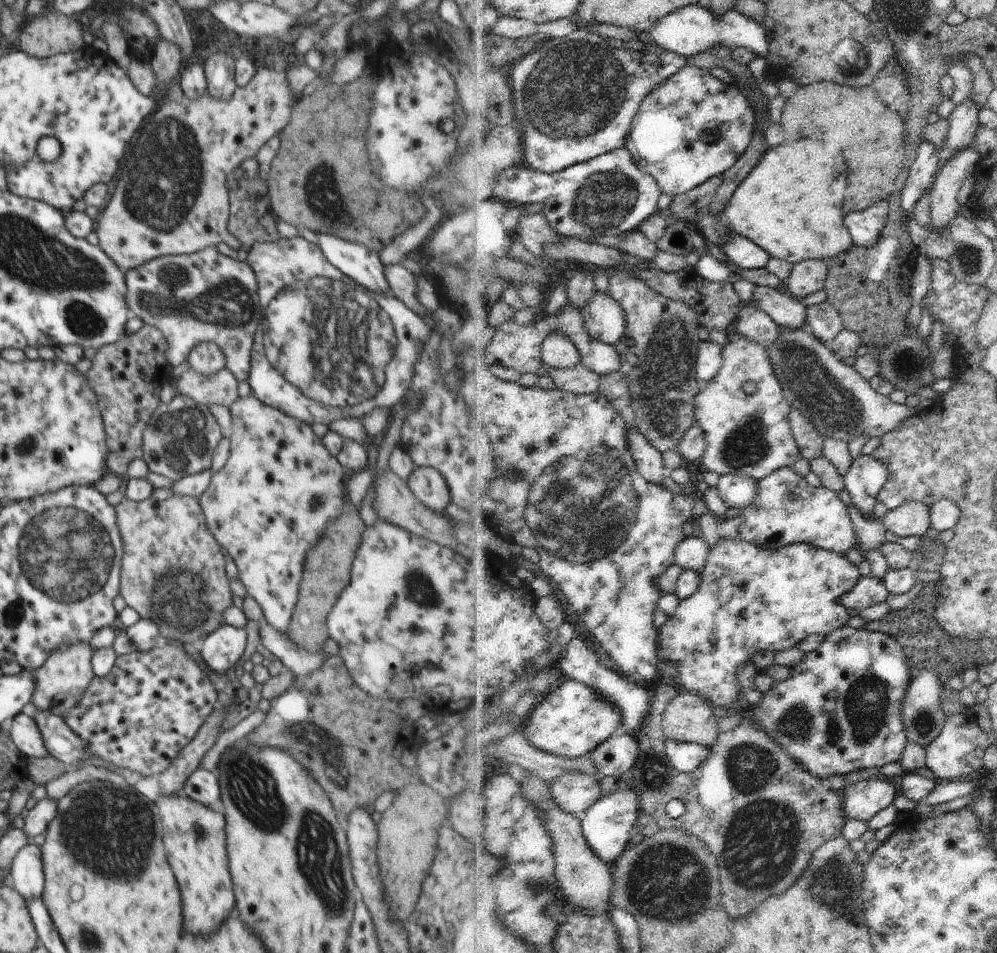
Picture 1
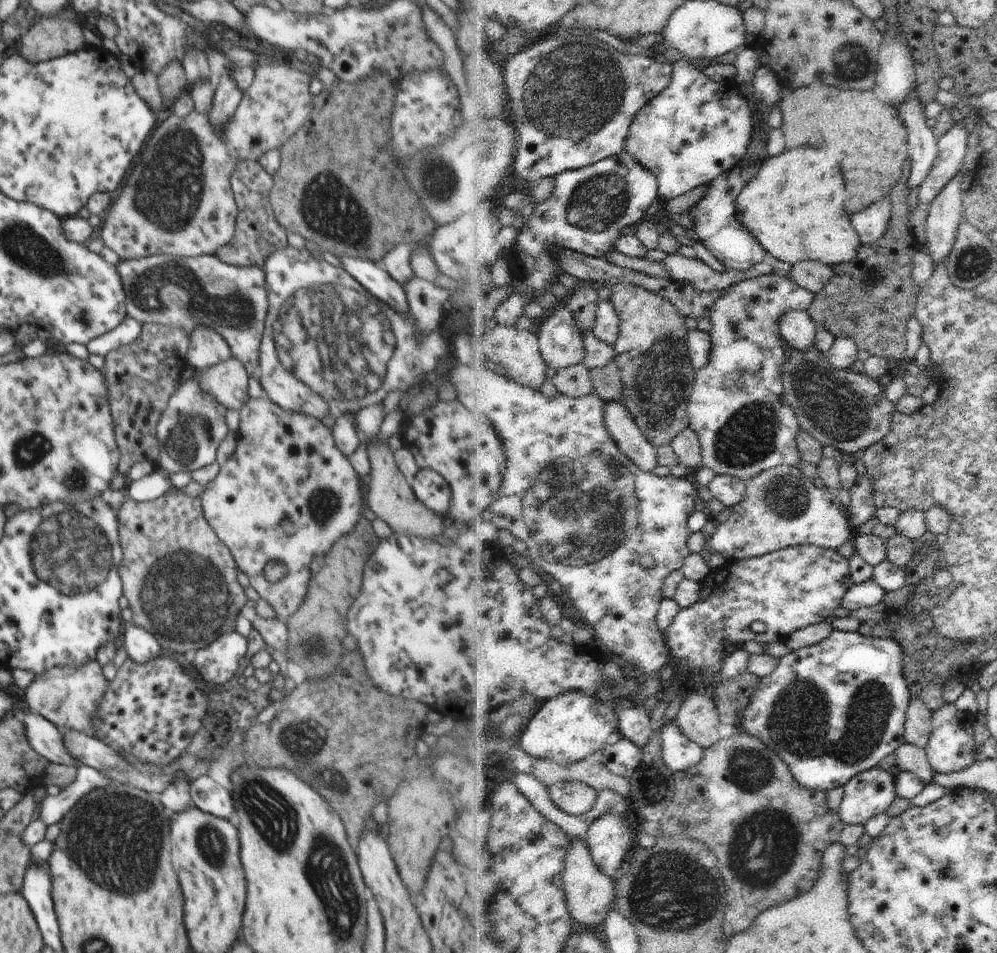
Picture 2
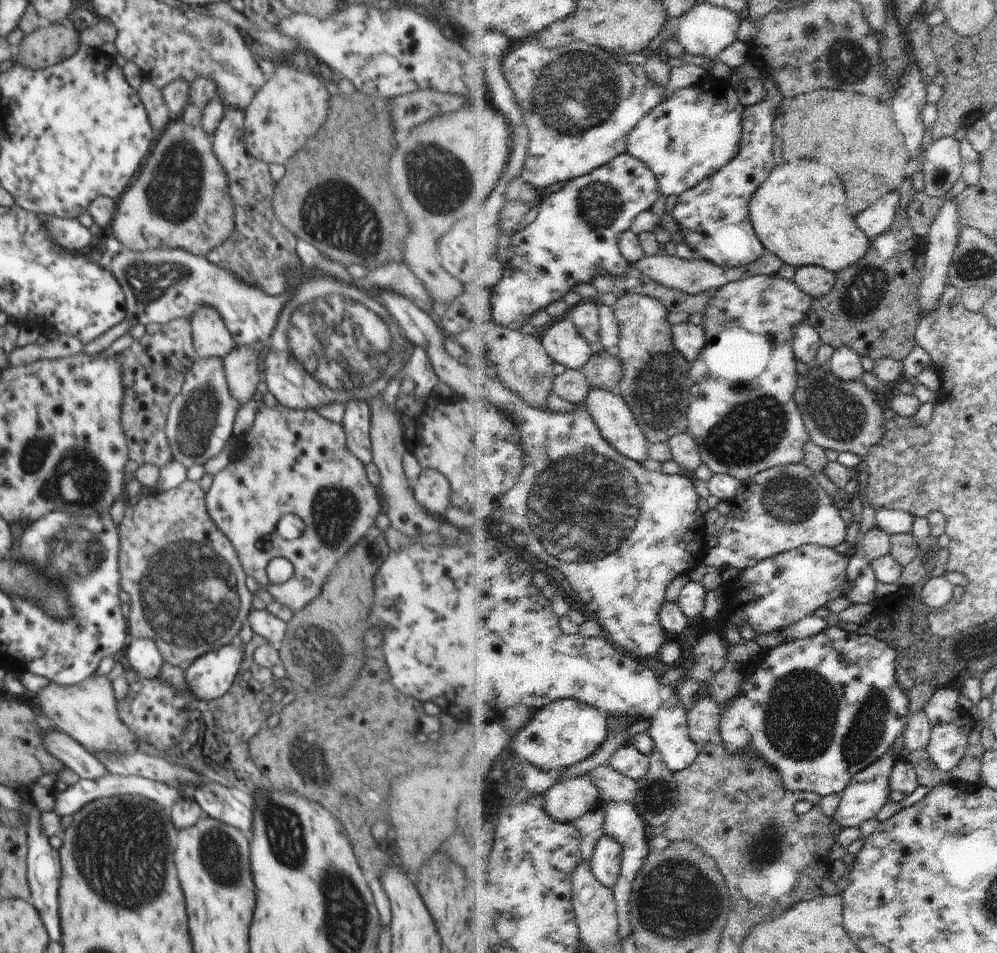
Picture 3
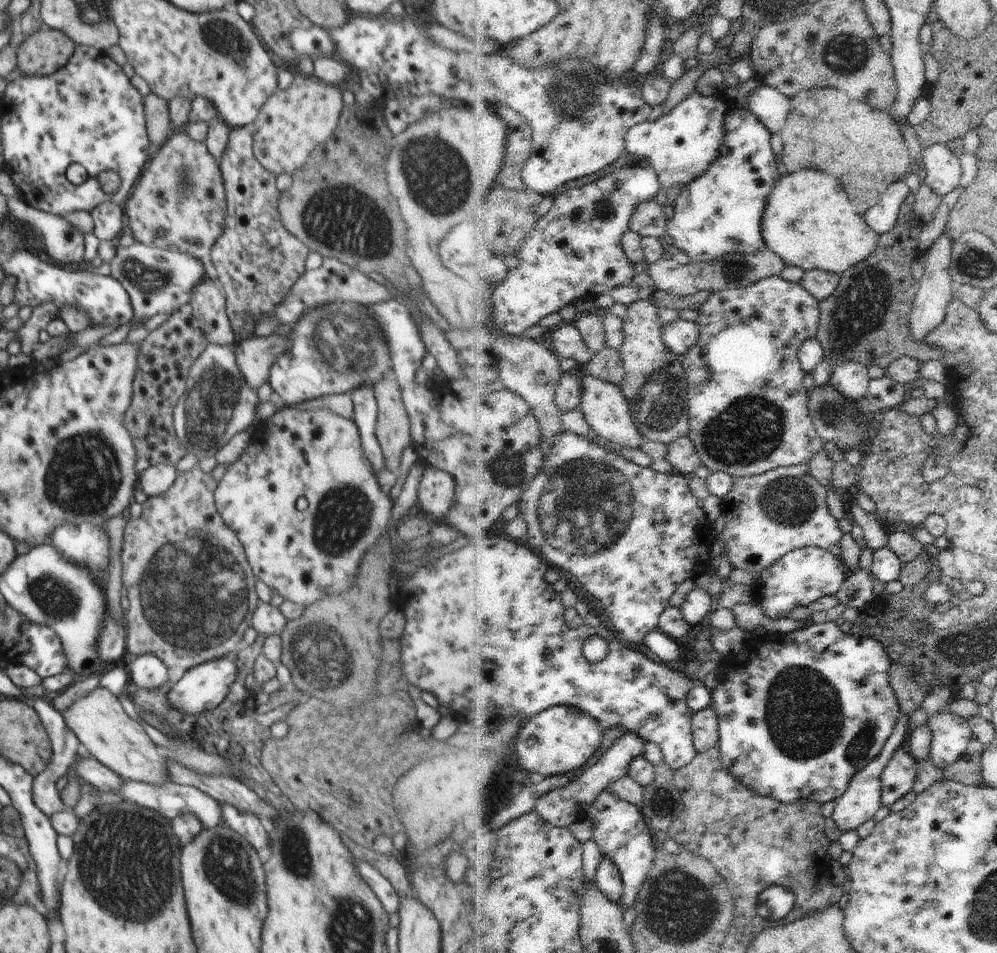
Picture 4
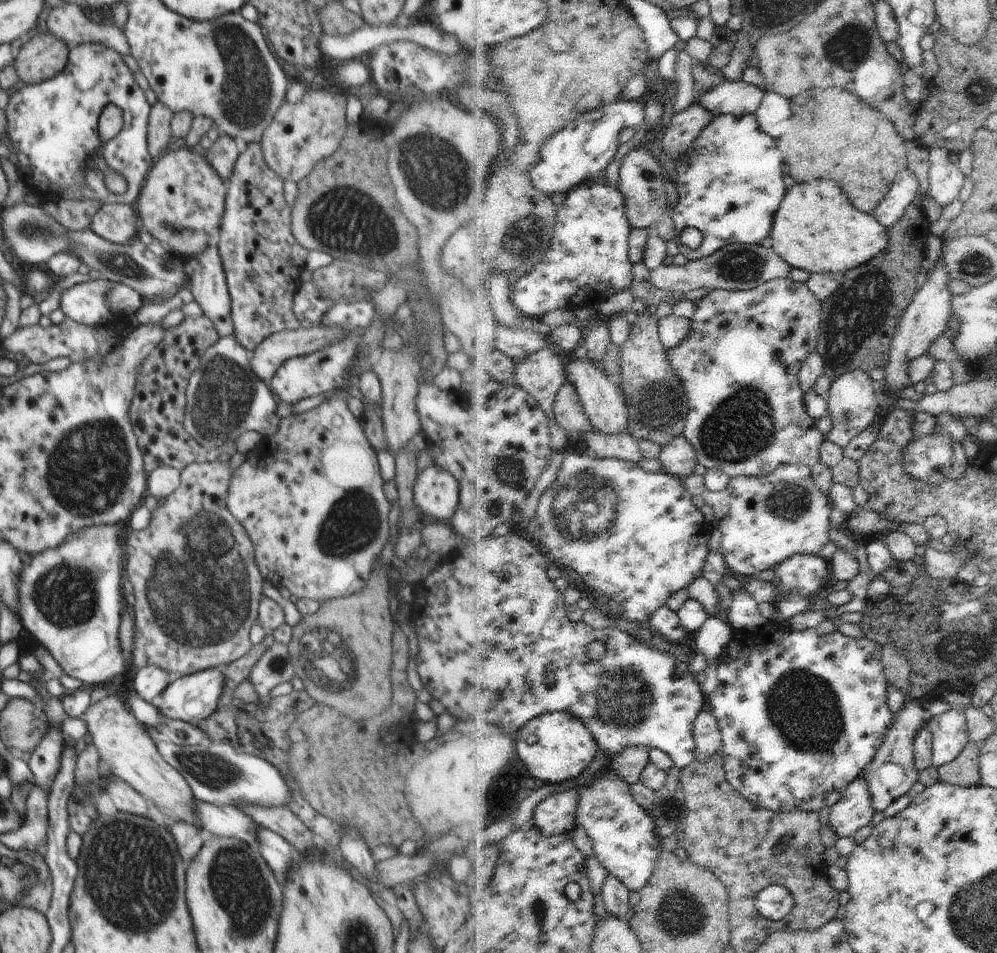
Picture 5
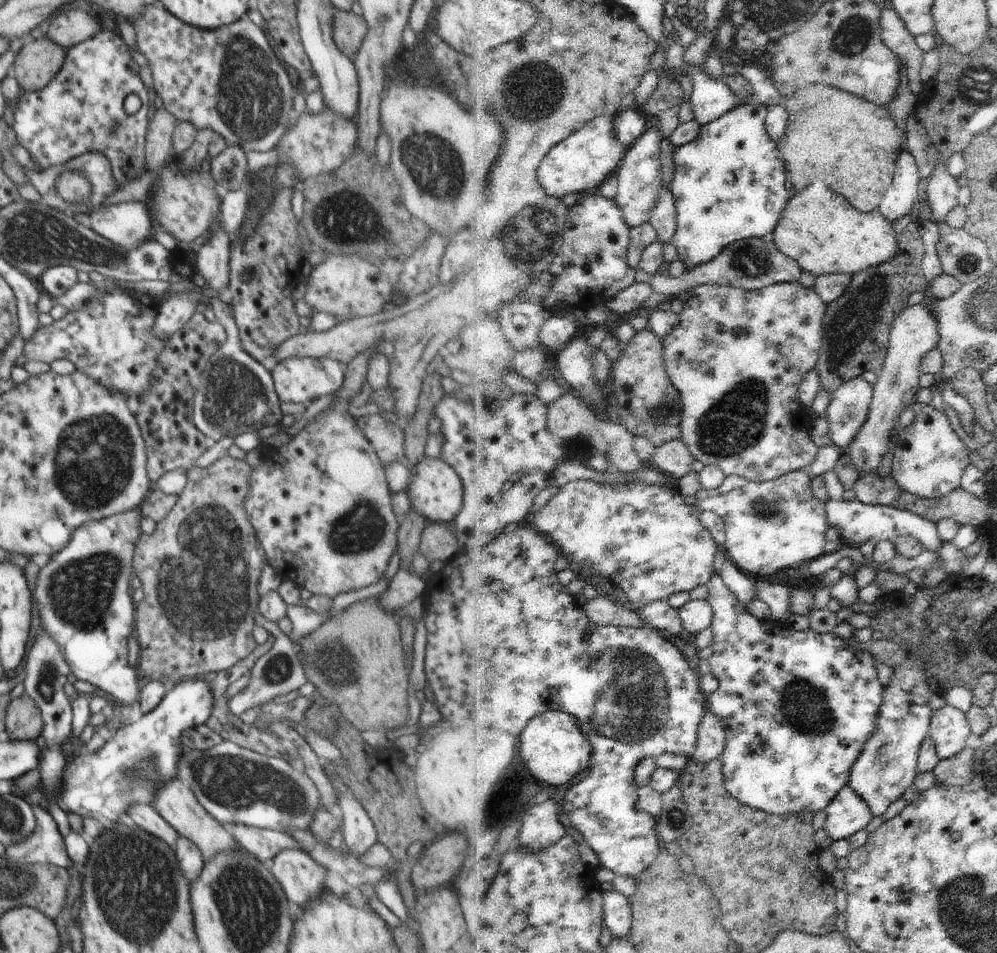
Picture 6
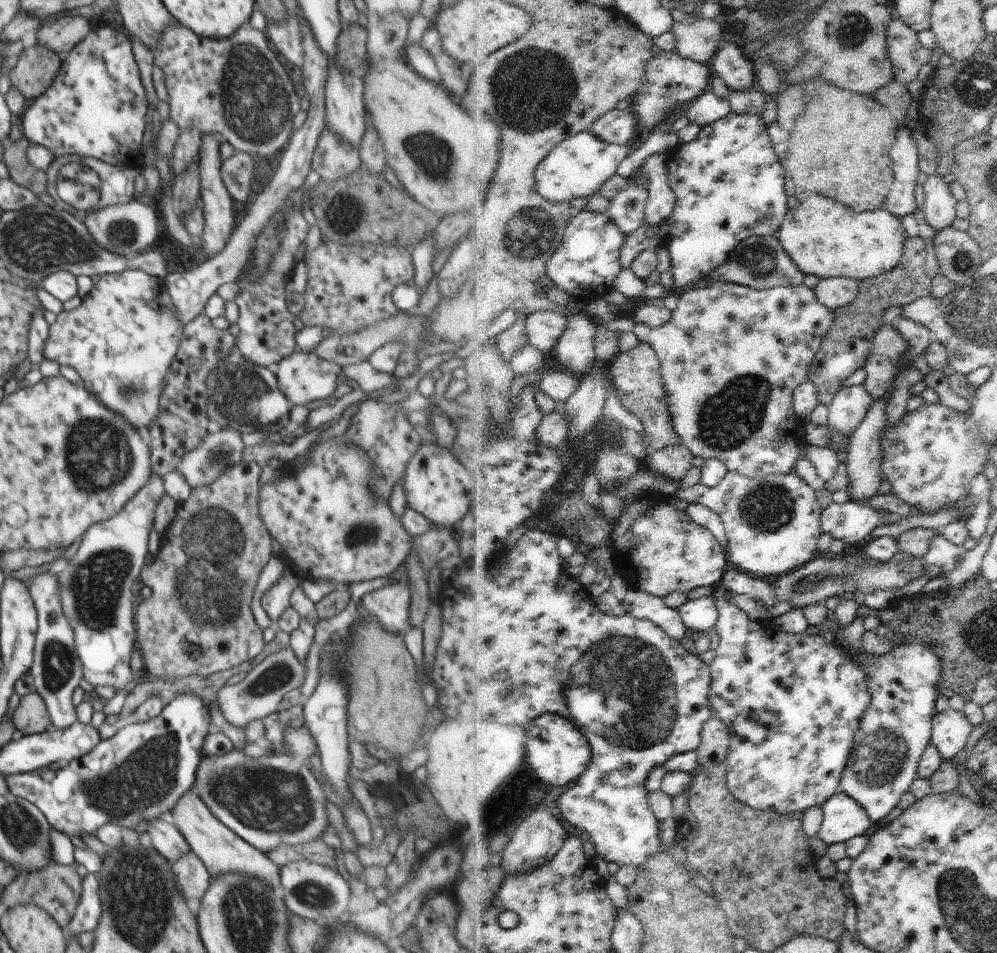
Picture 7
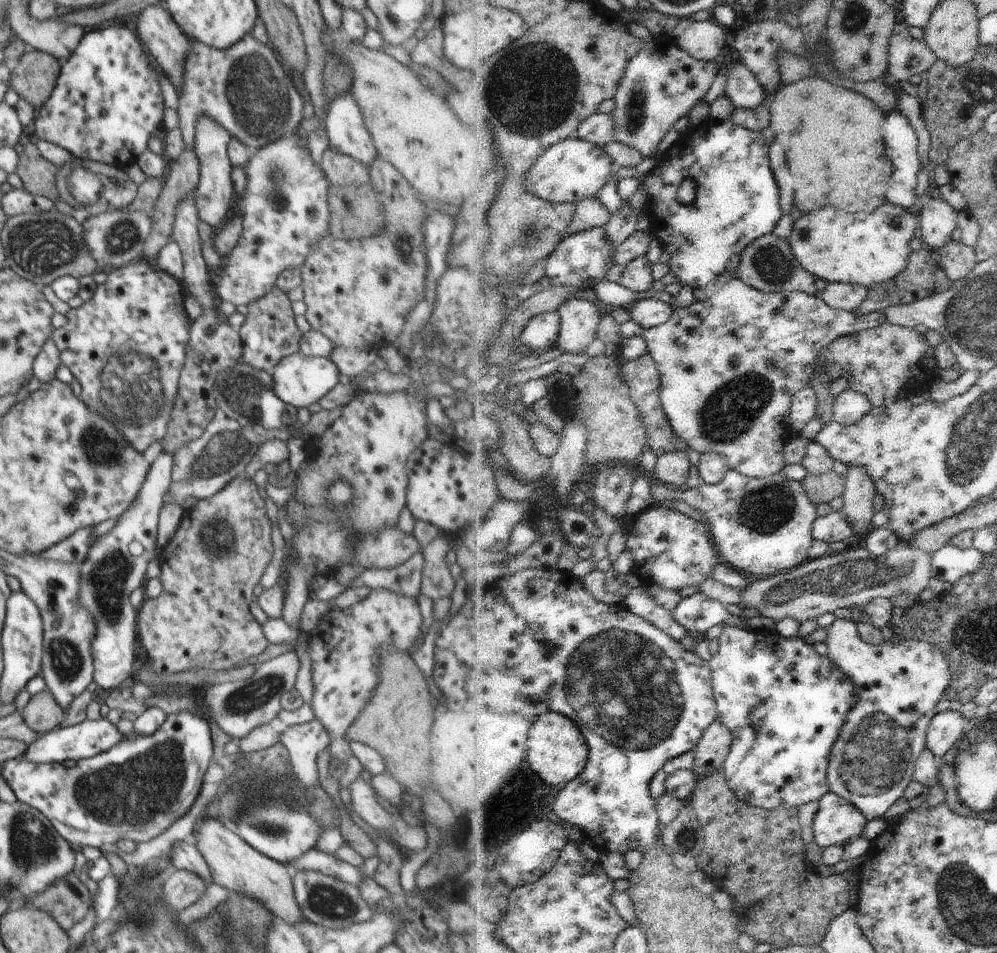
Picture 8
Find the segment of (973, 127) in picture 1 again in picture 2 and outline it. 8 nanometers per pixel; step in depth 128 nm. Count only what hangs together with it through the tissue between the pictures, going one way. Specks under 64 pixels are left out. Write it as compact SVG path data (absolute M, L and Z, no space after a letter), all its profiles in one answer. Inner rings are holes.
M961 122L954 124L947 134L938 138L939 154L930 175L920 186L920 205L930 205L938 192L963 168L969 134Z

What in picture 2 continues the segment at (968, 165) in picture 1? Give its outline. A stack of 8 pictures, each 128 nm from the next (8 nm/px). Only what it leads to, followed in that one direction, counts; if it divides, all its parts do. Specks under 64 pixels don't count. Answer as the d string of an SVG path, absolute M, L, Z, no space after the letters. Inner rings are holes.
M959 171L930 204L925 225L926 242L923 247L932 257L934 267L947 261L957 236L958 226L963 220L964 178L965 174Z

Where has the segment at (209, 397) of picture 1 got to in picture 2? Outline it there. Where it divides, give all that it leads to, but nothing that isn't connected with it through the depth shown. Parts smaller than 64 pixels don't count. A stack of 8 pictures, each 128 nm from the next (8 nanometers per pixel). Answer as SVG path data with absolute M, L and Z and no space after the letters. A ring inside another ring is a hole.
M233 357L224 363L196 371L193 380L199 388L226 409L240 411L249 400L246 370Z

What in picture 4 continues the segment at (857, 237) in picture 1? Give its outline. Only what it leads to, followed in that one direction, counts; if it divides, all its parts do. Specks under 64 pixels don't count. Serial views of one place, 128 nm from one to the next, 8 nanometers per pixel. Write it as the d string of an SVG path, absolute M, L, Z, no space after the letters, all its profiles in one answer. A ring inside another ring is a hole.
M902 178L902 180L895 182L886 191L882 200L865 214L868 224L882 235L896 228L900 214L902 214L902 208L912 194L905 179Z

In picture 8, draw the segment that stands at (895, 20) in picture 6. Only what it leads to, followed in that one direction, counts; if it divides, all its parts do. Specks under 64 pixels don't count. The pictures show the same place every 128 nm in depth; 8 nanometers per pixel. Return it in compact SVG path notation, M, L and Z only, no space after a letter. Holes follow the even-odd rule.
M906 22L898 23L891 46L889 72L892 76L904 82L916 74L924 75L936 59L936 54L923 40L919 41L912 36L912 30Z

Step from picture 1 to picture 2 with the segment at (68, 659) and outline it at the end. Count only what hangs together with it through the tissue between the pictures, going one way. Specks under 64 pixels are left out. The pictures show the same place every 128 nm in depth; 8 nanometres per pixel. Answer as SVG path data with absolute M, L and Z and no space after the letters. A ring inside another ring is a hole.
M92 660L79 667L59 665L47 672L36 674L30 686L26 688L26 701L22 706L27 711L41 715L58 730L79 731L92 737L95 729L91 724L91 716L97 709L97 702L104 695L108 682L101 668L96 660Z

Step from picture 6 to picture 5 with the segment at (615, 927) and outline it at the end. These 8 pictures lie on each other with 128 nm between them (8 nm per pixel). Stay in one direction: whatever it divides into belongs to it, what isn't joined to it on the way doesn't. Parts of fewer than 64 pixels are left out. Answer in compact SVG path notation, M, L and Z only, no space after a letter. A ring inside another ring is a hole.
M611 874L602 892L604 904L609 913L629 923L634 916L633 907L630 906L630 898L632 898L630 891L631 888L628 888L623 880Z

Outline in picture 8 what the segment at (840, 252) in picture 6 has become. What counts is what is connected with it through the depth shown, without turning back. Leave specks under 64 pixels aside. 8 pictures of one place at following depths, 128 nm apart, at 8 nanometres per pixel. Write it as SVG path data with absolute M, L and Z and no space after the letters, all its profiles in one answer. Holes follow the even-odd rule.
M888 202L870 214L854 214L830 206L818 212L797 215L790 241L802 266L819 279L871 287L900 276L908 268L914 254L912 240L919 236L918 213L918 208L908 210Z

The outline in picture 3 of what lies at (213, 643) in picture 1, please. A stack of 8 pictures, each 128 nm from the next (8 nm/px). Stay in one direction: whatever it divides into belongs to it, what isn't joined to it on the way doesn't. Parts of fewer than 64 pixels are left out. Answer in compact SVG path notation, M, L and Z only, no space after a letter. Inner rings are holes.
M226 645L200 656L184 670L188 689L197 699L221 698L232 686L244 658L242 648Z

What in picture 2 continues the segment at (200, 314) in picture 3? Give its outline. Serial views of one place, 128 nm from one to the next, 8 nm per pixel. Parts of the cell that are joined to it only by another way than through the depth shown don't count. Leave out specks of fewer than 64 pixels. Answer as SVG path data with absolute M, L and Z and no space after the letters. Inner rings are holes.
M199 327L189 338L187 364L200 371L231 358L228 344L212 329Z

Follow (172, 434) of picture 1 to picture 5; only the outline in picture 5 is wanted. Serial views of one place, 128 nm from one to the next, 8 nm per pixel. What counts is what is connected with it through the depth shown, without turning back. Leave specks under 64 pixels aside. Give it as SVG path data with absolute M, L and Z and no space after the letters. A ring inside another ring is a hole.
M232 334L219 339L201 355L199 367L192 373L186 391L186 412L184 412L184 430L188 432L205 451L224 446L226 442L236 440L248 431L260 432L263 436L274 436L280 426L280 417L276 414L276 404L272 390L266 386L250 368L252 354L244 348Z

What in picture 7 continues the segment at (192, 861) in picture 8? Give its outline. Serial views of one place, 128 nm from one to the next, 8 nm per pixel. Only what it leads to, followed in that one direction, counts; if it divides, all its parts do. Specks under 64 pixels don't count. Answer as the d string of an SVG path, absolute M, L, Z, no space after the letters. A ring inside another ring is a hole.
M169 818L152 820L148 824L145 840L150 842L149 845L153 846L158 854L162 854L171 865L191 851L187 840Z

